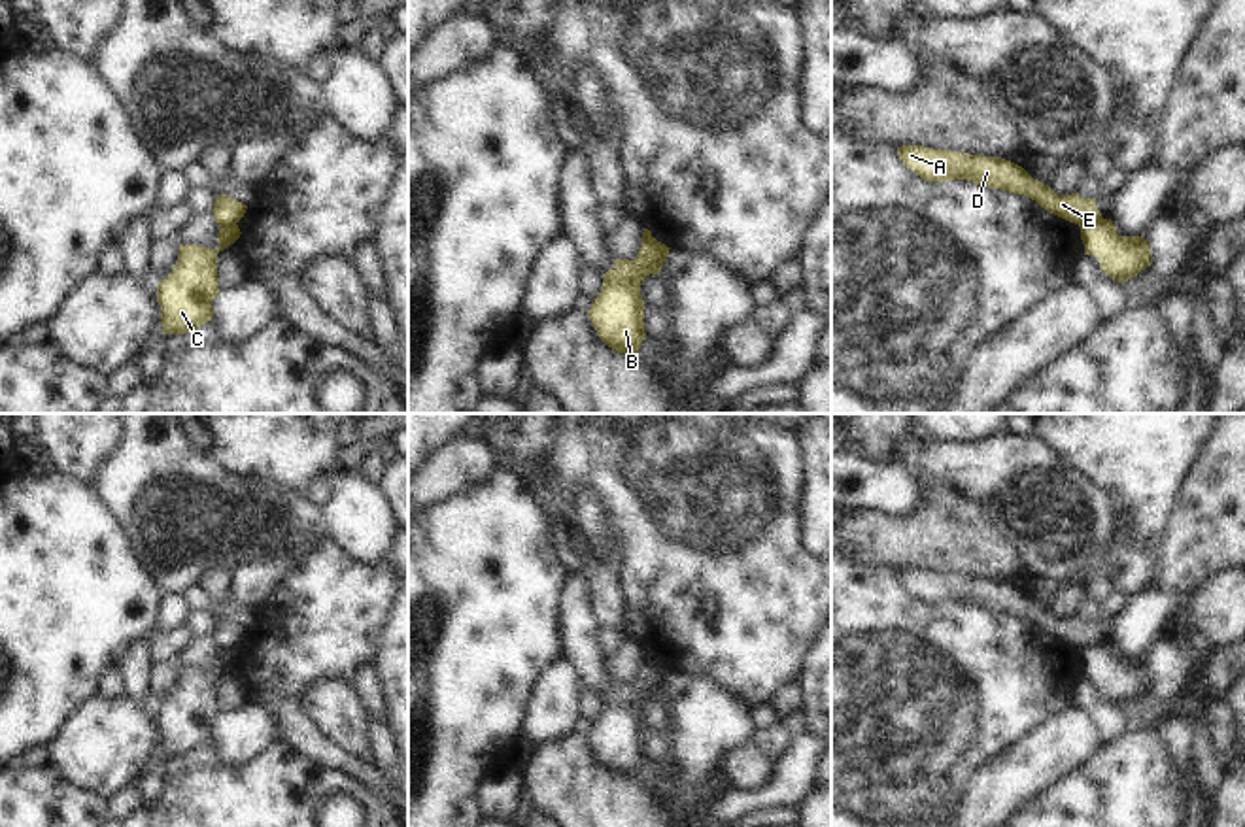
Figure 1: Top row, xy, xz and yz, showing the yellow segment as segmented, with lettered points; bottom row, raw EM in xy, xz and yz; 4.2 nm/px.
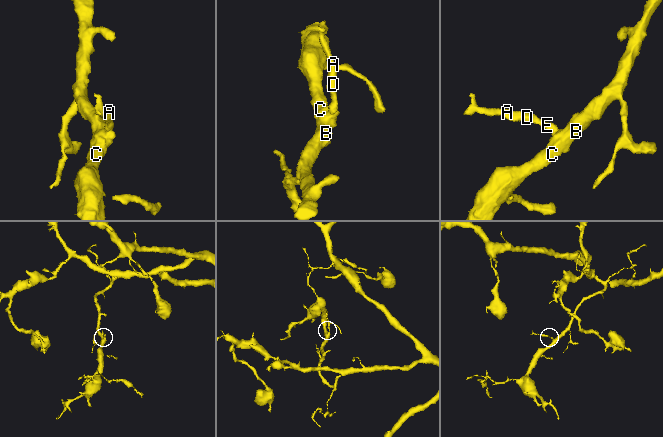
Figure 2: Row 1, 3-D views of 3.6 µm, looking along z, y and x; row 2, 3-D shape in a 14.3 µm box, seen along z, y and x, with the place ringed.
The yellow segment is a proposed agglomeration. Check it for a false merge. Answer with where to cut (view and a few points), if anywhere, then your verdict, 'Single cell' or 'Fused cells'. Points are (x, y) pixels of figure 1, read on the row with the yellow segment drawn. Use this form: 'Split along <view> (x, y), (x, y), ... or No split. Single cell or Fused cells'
Split along yz (1104, 219), (1081, 227). Fused cells.

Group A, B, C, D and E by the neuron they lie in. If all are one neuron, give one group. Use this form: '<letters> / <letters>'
A D E / B C

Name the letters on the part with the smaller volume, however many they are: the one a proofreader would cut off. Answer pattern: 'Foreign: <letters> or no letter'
Foreign: A, D, E

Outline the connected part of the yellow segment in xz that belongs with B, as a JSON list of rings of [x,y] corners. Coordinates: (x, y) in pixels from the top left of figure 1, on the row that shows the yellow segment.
[[[661,242],[642,245],[633,261],[616,259],[603,274],[603,287],[591,300],[588,317],[599,338],[612,349],[629,357],[639,357],[644,332],[644,300],[640,281],[650,274],[659,274],[669,257]]]

